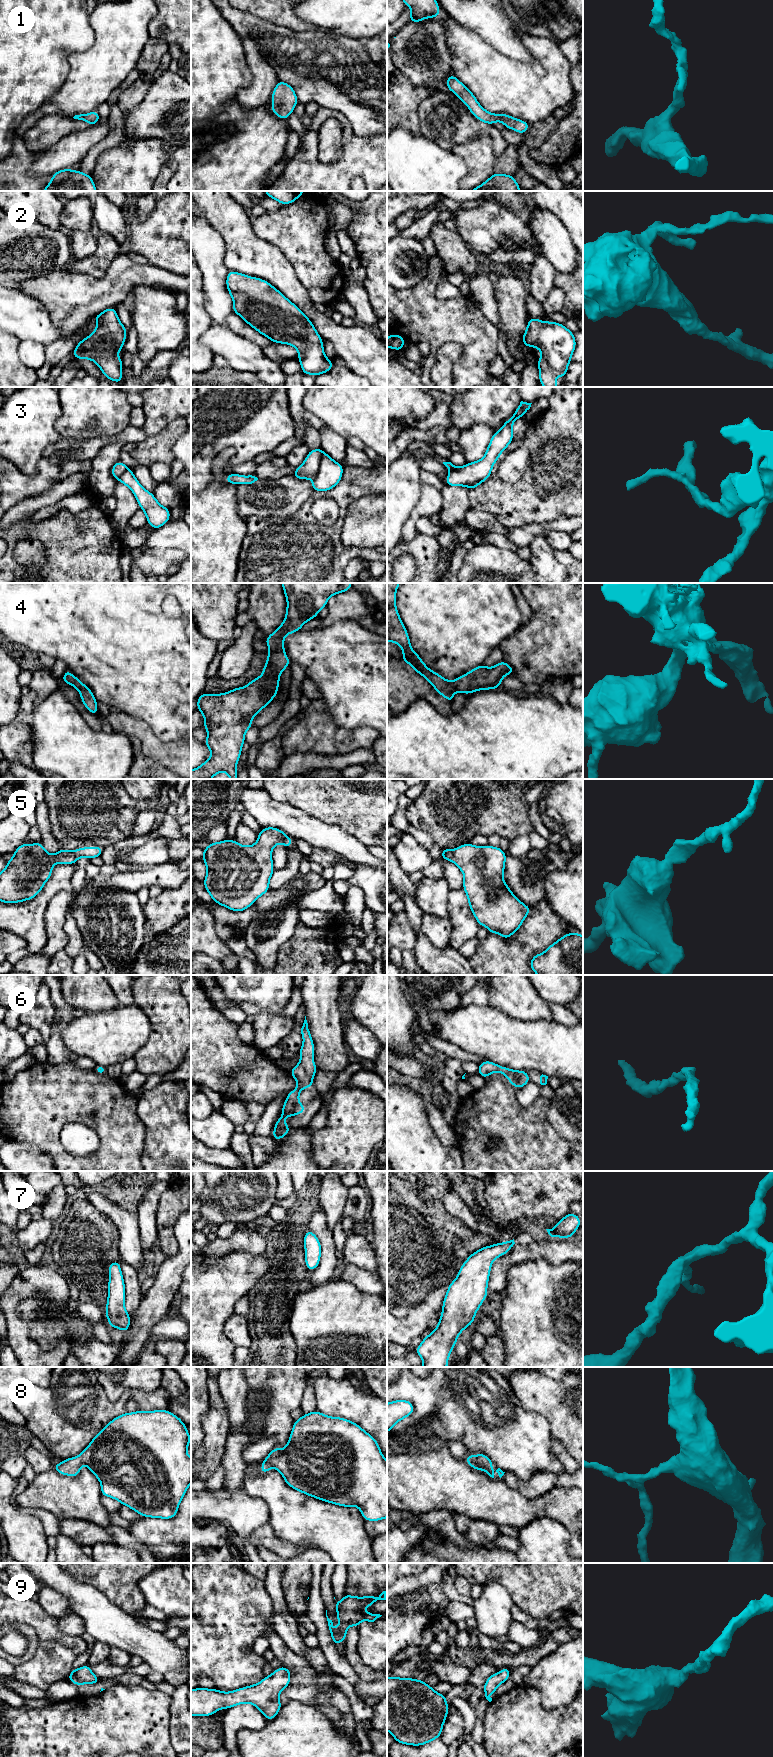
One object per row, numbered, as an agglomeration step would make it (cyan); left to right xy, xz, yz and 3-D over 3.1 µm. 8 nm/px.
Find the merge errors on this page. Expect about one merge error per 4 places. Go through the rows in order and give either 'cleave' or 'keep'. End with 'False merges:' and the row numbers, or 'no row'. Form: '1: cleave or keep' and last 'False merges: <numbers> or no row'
1: keep
2: keep
3: cleave
4: keep
5: keep
6: keep
7: keep
8: keep
9: keep
False merges: 3

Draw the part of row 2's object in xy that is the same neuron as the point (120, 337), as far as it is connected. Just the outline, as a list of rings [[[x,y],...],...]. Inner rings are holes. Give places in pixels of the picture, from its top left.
[[[114,307],[107,308],[93,317],[92,320],[96,321],[97,328],[77,344],[72,355],[77,360],[89,359],[94,361],[106,378],[121,384],[123,363],[122,359],[117,356],[117,352],[123,350],[123,344],[127,337],[127,329],[120,322]]]

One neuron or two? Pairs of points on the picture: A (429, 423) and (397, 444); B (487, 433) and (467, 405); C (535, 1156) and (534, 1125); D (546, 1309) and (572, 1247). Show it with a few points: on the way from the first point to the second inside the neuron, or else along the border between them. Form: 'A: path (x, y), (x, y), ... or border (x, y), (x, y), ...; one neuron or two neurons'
A: border (443, 426), (415, 429); two neurons
B: border (493, 431), (487, 426), (473, 424), (461, 432); two neurons
C: path (533, 1148), (533, 1133); one neuron
D: border (542, 1258), (553, 1264), (572, 1263); two neurons

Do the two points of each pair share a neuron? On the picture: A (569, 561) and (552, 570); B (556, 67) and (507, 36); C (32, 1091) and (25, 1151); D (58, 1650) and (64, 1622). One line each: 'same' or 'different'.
A: different
B: different
C: different
D: different

